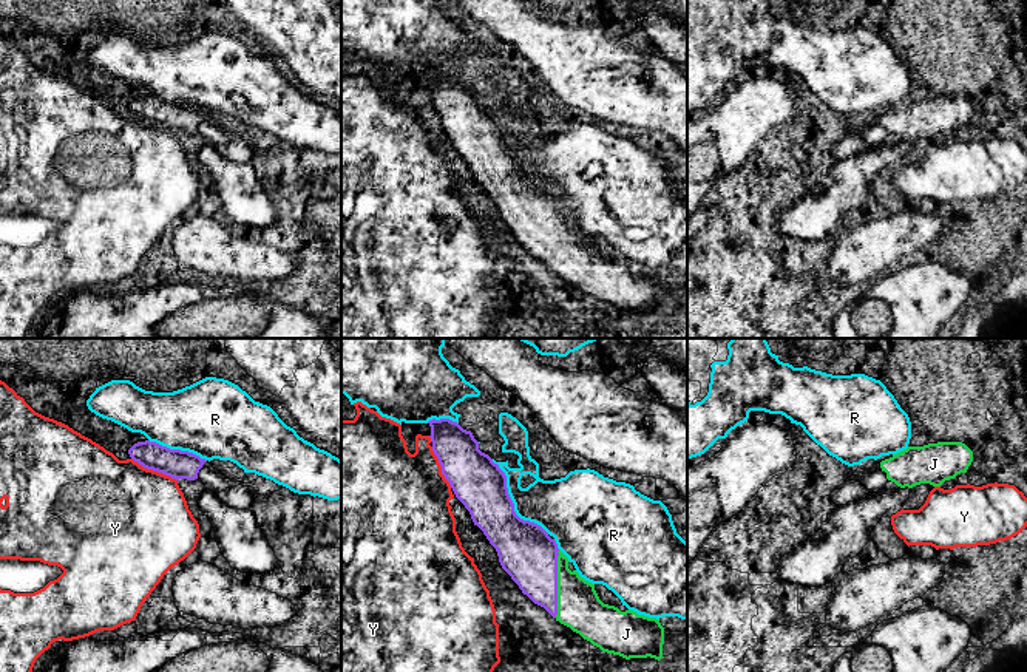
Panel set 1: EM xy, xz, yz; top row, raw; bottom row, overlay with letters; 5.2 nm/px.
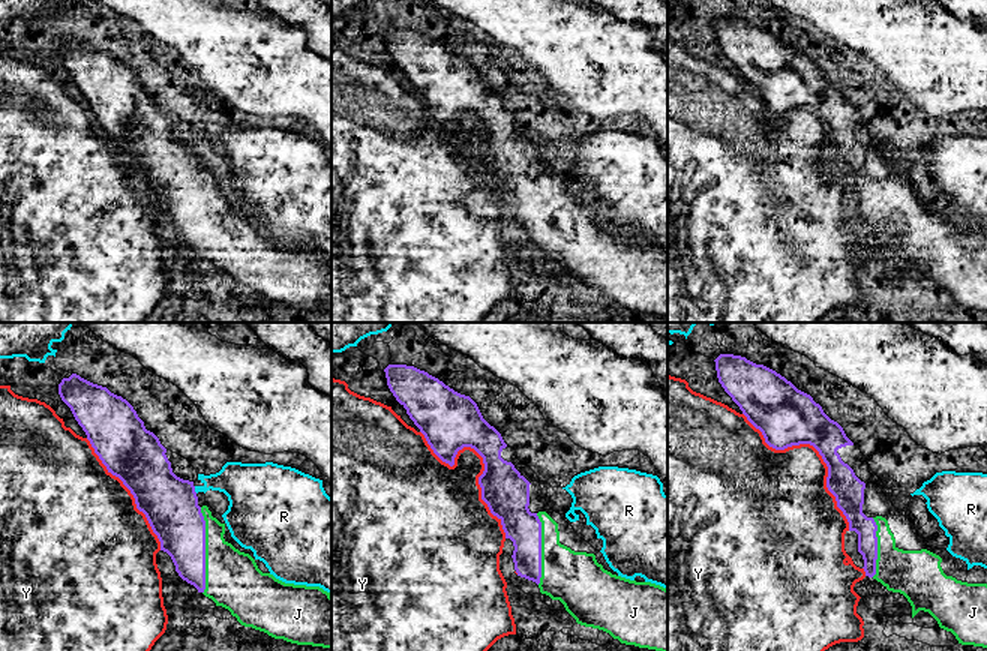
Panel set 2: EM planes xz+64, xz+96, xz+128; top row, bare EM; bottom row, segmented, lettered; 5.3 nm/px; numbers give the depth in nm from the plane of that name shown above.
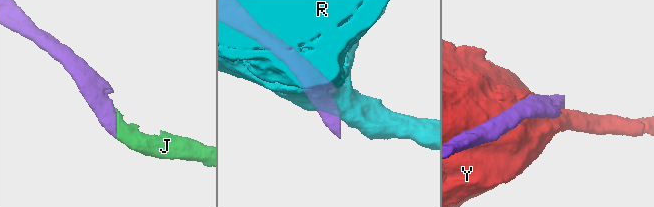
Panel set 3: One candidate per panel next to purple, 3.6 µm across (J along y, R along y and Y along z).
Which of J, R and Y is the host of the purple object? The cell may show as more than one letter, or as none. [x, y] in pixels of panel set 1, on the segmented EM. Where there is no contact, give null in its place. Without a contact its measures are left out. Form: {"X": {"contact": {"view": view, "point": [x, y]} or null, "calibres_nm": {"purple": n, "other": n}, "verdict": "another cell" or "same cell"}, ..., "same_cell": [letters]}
{"J": {"contact": {"view": "xz", "point": [556, 584]}, "calibres_nm": {"purple": 300, "other": 220}, "verdict": "same cell"}, "R": {"contact": {"view": "xz", "point": [511, 502]}, "calibres_nm": {"purple": 280, "other": 280}, "verdict": "another cell"}, "Y": {"contact": {"view": "xy", "point": [155, 470]}, "calibres_nm": {"purple": 150, "other": 480}, "verdict": "another cell"}, "same_cell": ["J"]}

